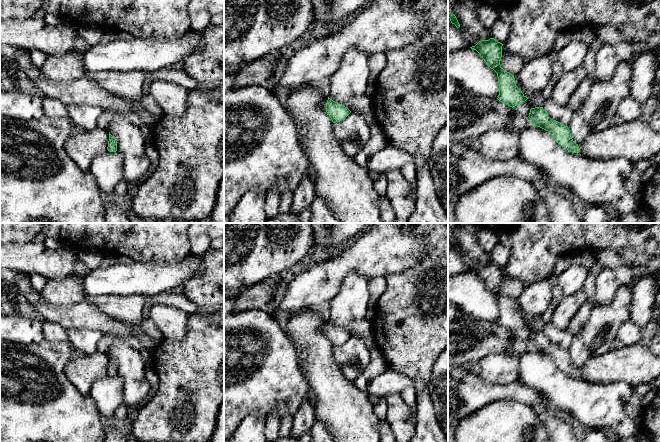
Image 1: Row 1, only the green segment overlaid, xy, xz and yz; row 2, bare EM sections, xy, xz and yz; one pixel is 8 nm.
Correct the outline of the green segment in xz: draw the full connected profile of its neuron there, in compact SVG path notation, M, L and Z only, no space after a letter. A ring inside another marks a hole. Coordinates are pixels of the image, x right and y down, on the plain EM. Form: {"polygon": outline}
{"polygon": "M329 321L325 333L333 347L344 344L351 337L347 331L333 325Z"}

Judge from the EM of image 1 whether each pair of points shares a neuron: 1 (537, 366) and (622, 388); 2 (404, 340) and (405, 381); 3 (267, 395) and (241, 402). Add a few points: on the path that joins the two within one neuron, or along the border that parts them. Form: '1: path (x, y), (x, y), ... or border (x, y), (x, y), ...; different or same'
1: path (558, 387), (563, 392), (601, 392); same
2: border (390, 367), (414, 379); different
3: path (261, 395), (247, 396); same

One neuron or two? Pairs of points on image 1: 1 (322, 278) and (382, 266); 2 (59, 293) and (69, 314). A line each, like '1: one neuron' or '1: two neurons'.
1: one neuron
2: two neurons

